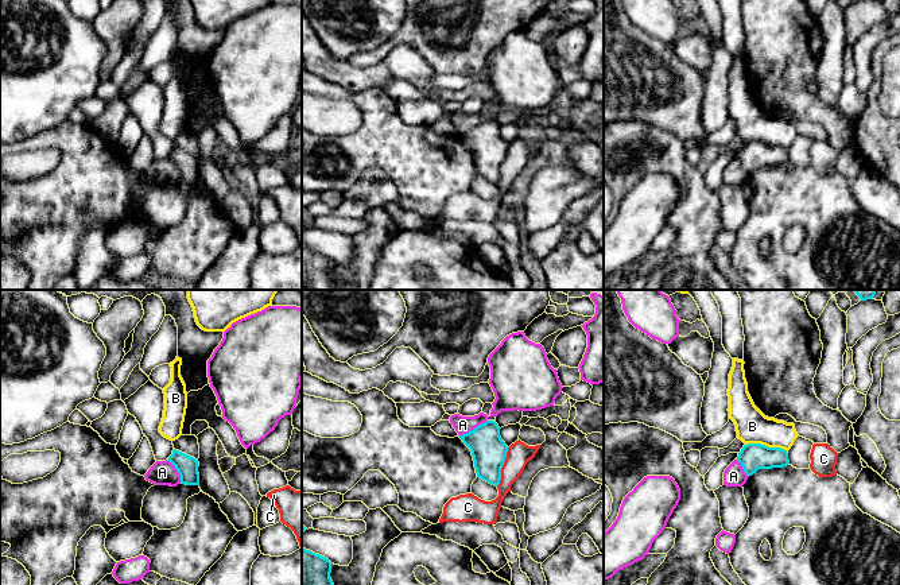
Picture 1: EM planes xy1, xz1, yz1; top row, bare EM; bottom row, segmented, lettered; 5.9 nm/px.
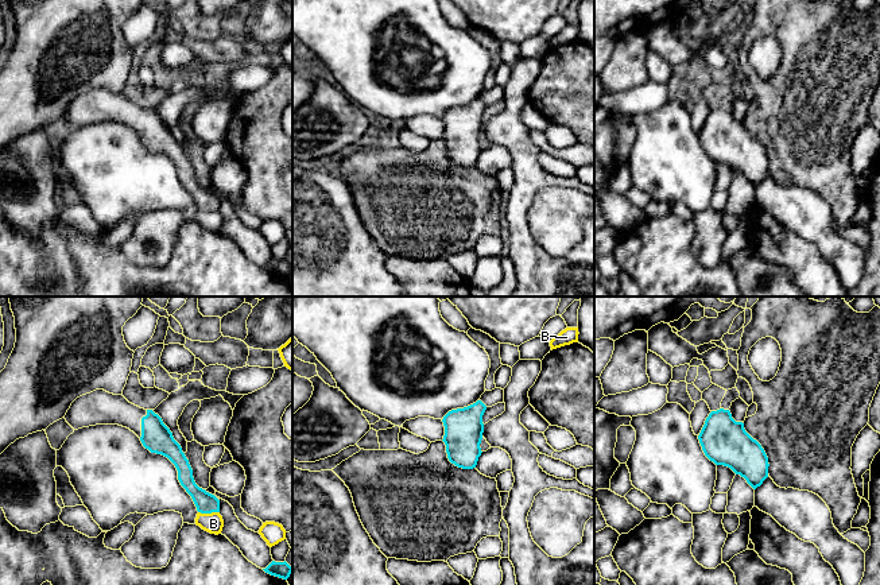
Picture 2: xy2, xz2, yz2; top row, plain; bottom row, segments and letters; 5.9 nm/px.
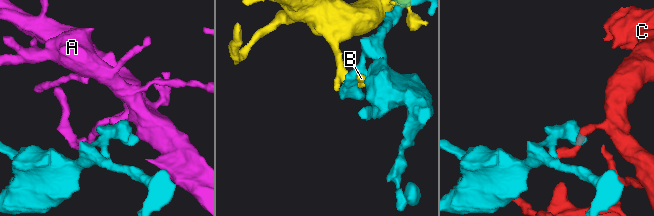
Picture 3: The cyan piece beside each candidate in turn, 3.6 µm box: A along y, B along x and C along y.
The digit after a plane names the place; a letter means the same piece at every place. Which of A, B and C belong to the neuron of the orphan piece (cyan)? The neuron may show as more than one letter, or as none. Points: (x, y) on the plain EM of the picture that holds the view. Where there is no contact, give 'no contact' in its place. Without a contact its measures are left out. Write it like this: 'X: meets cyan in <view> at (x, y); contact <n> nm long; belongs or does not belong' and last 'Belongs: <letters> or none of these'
A: meets cyan in xz1 at (474, 127); contact 200 nm long; does not belong
B: meets cyan in yz1 at (767, 144); contact 260 nm long; does not belong
C: meets cyan in xz1 at (501, 165); contact 240 nm long; does not belong
Belongs: none of these

